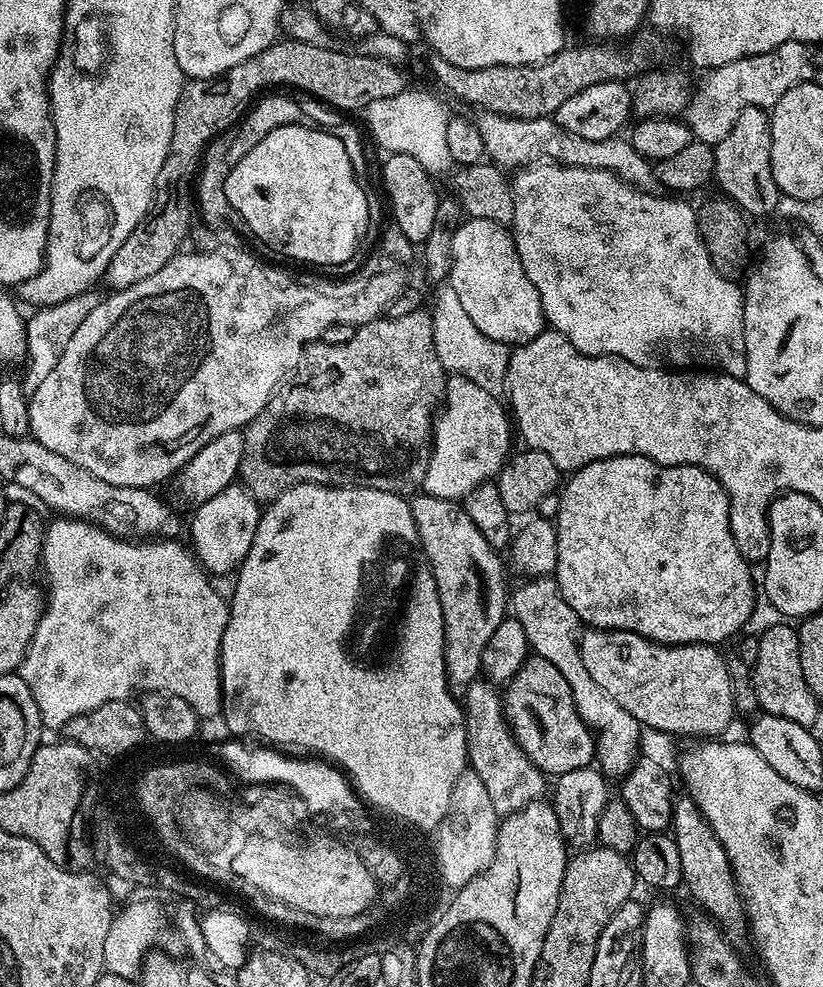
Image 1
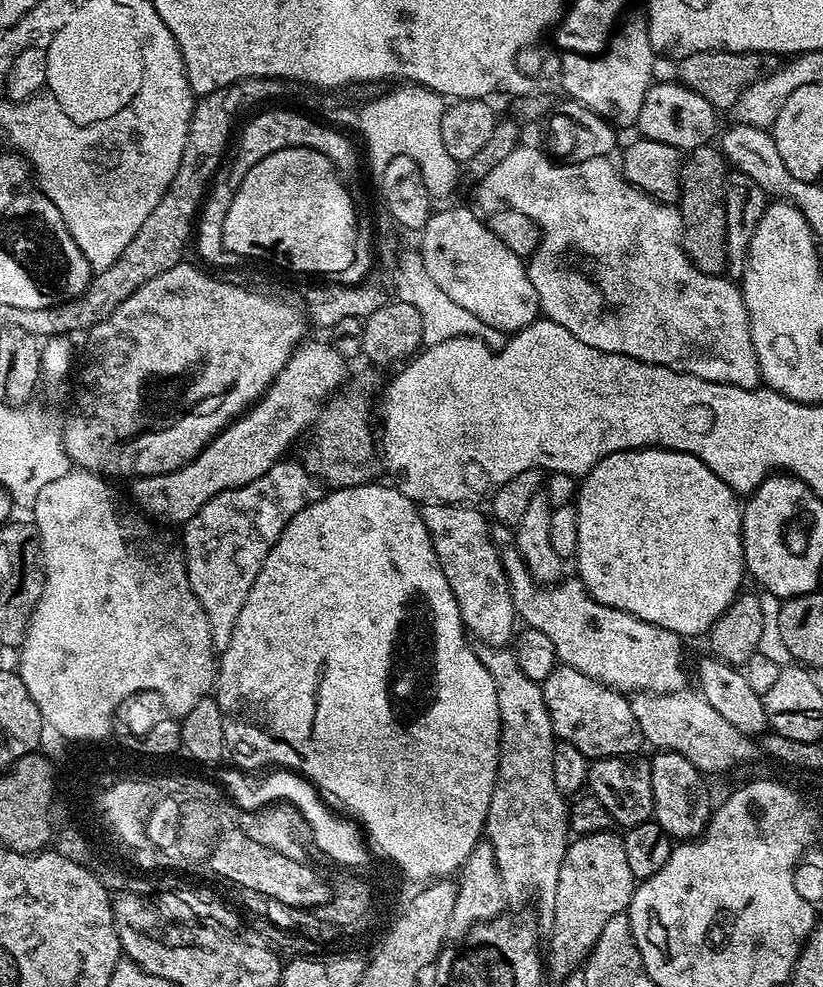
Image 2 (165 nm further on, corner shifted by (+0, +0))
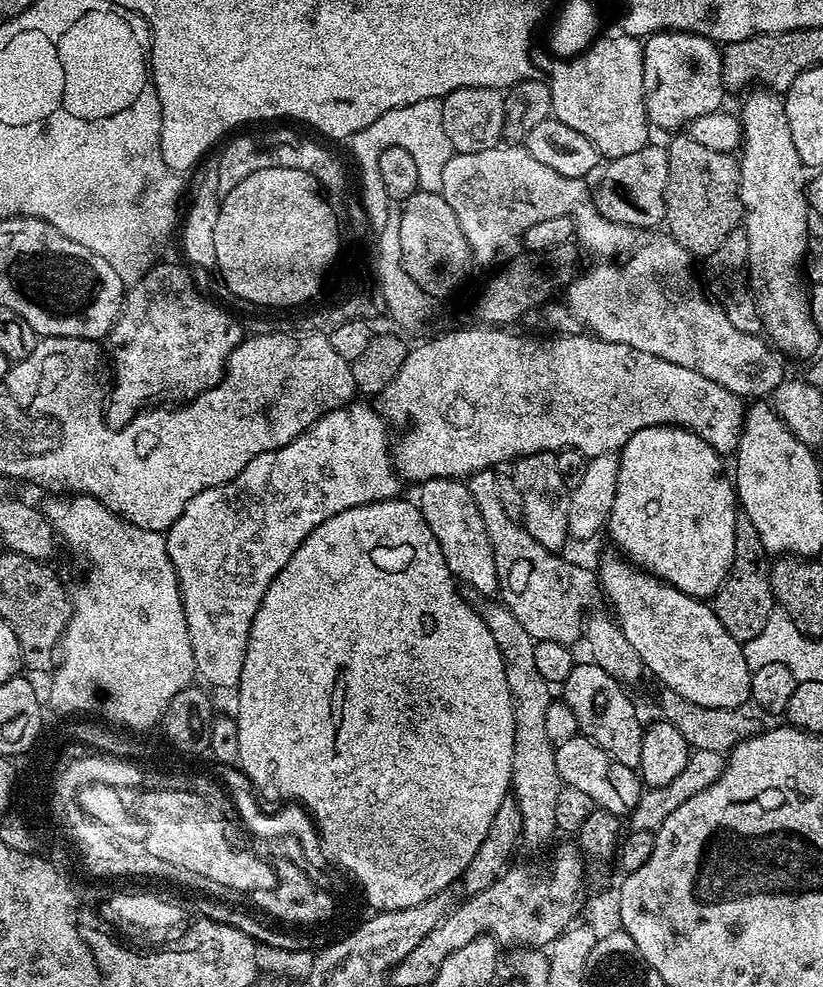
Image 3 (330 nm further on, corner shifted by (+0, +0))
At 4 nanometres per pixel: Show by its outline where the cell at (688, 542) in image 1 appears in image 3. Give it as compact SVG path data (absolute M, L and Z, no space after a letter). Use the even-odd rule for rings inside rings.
M655 424L649 428L638 430L624 443L624 447L619 453L620 465L618 466L618 486L616 487L616 497L612 502L612 509L608 514L606 523L607 535L612 535L612 540L621 548L623 555L635 567L647 570L660 580L673 584L678 590L688 593L697 598L711 598L715 596L720 588L720 583L726 578L734 559L734 526L738 515L738 501L736 489L733 481L724 473L724 464L721 453L713 450L698 434L694 434L688 428L678 428L670 424Z

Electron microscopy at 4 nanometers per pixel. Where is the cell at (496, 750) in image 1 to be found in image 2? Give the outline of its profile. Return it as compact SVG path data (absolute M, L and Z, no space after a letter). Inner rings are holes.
M477 643L475 649L478 658L482 662L482 666L486 666L486 670L490 670L490 674L494 678L494 690L498 690L498 710L500 711L500 757L498 758L498 774L494 782L494 794L490 798L490 810L486 814L484 836L486 837L486 842L491 845L494 850L494 860L498 862L498 874L502 878L502 890L504 891L507 903L509 905L520 904L523 900L528 900L532 896L533 902L536 903L536 912L540 915L541 925L539 924L539 927L541 929L544 927L544 930L548 930L551 929L552 919L554 918L554 894L558 890L558 870L560 869L560 863L570 843L570 829L568 827L570 808L566 803L565 793L560 792L558 786L554 782L554 754L556 753L557 741L554 739L550 714L546 710L544 690L537 681L526 678L526 674L522 674L522 670L518 666L516 653L511 647L505 646L502 648L495 648L489 644Z

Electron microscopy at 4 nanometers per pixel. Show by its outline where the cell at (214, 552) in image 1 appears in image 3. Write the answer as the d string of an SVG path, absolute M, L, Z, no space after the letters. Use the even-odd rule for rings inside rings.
M348 402L319 416L294 442L273 452L258 454L230 482L202 490L182 510L175 524L168 529L166 539L172 560L179 561L180 548L184 551L184 564L196 571L191 592L185 595L184 612L194 646L196 671L205 685L235 689L242 678L242 664L246 658L250 626L258 606L277 574L298 550L298 546L326 518L342 514L354 506L379 500L395 500L401 495L402 477L392 463L389 425L375 407Z

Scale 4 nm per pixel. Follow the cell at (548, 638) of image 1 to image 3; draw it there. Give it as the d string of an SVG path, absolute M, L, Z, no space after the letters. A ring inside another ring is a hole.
M542 452L537 456L521 456L511 465L512 481L522 494L522 523L524 529L546 550L559 553L564 543L569 543L568 534L568 494L570 489L562 482L558 474L556 457L551 452Z

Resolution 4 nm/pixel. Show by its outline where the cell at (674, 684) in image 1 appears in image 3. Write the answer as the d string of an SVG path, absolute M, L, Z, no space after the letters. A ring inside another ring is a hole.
M493 469L475 472L467 477L466 483L470 494L474 494L474 502L478 502L482 522L486 522L486 538L490 538L490 550L494 550L494 566L500 579L498 596L504 607L522 622L526 634L530 634L533 640L575 645L586 624L587 608L595 602L596 592L598 596L597 573L593 569L591 572L588 568L579 568L563 560L563 555L534 542L523 523L510 518L510 514L502 510L498 498L498 475Z

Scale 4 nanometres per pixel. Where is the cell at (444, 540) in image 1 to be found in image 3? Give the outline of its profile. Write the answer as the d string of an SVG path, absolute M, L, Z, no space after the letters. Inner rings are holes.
M436 476L433 480L423 481L419 488L420 513L426 518L430 530L434 530L434 538L438 538L438 546L442 546L442 558L446 558L453 576L461 585L469 584L470 587L477 588L482 595L495 597L500 590L500 579L494 566L494 550L490 550L490 538L486 538L486 522L482 522L478 502L474 502L474 494L470 494L467 483L460 478Z

